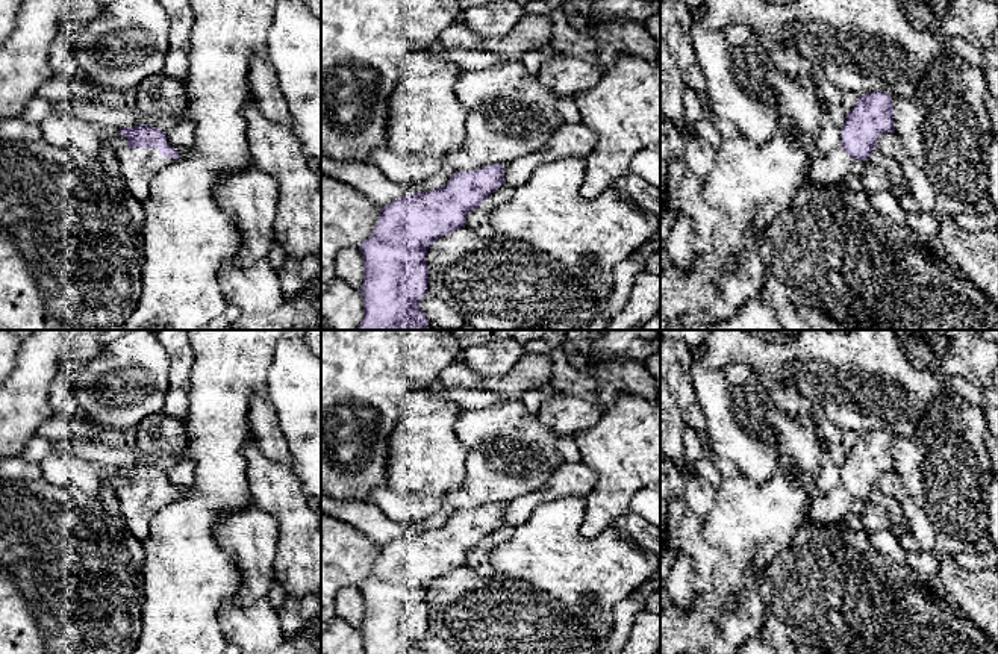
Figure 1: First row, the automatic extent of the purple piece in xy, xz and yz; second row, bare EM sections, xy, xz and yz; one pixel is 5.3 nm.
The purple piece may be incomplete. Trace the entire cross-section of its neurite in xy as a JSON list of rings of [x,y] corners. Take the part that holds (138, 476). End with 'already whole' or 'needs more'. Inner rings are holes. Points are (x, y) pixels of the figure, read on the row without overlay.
[[[133,465],[118,469],[127,483],[117,489],[120,512],[132,534],[144,542],[156,510],[179,500],[183,489],[167,480],[167,472],[153,465]]]; needs more

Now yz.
[[[883,430],[859,434],[841,466],[842,483],[825,495],[816,497],[803,515],[803,521],[834,525],[844,524],[854,500],[866,500],[883,472],[895,471],[894,441]]]; needs more

